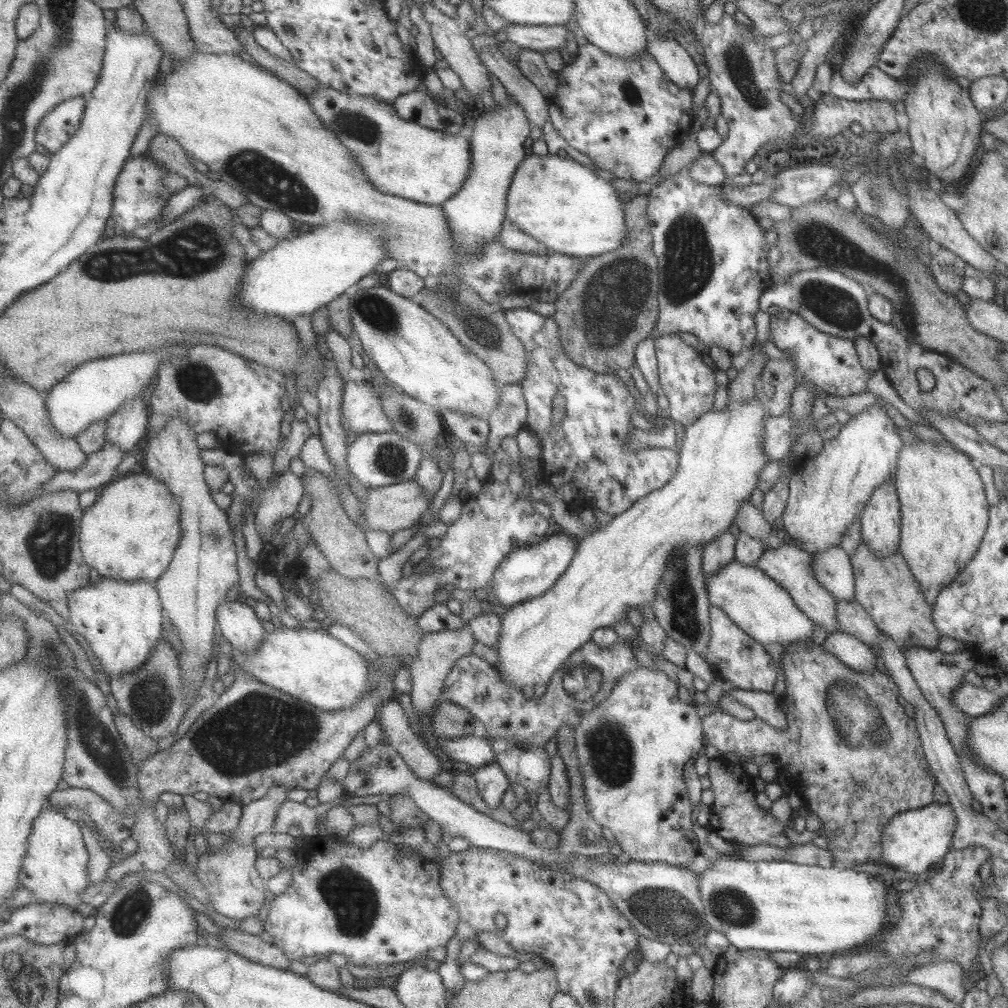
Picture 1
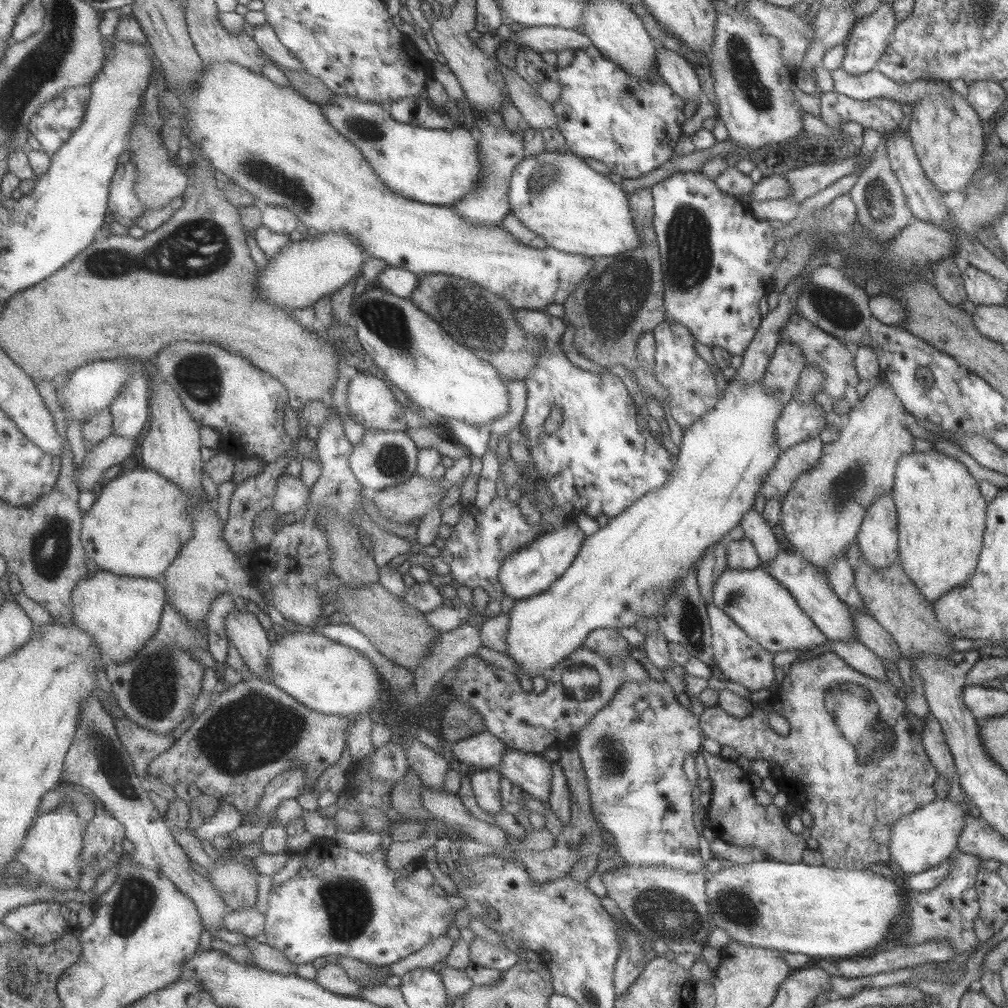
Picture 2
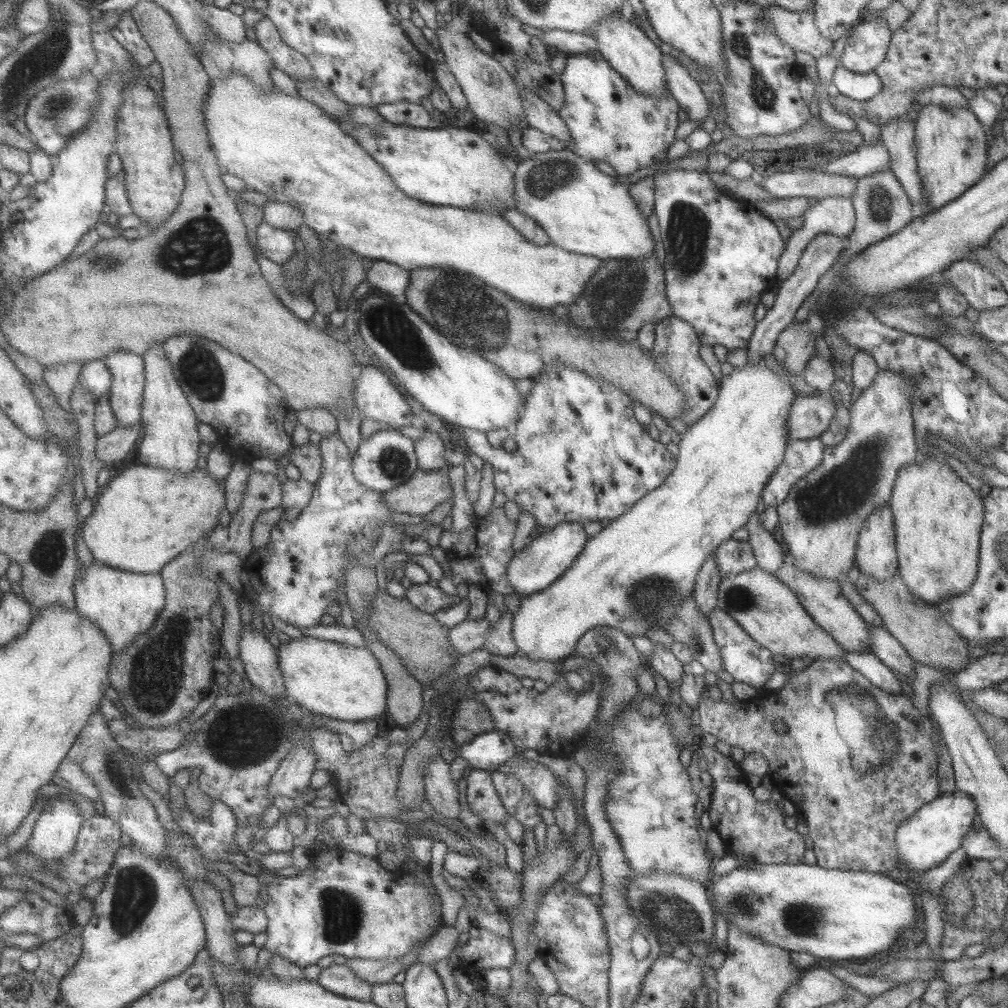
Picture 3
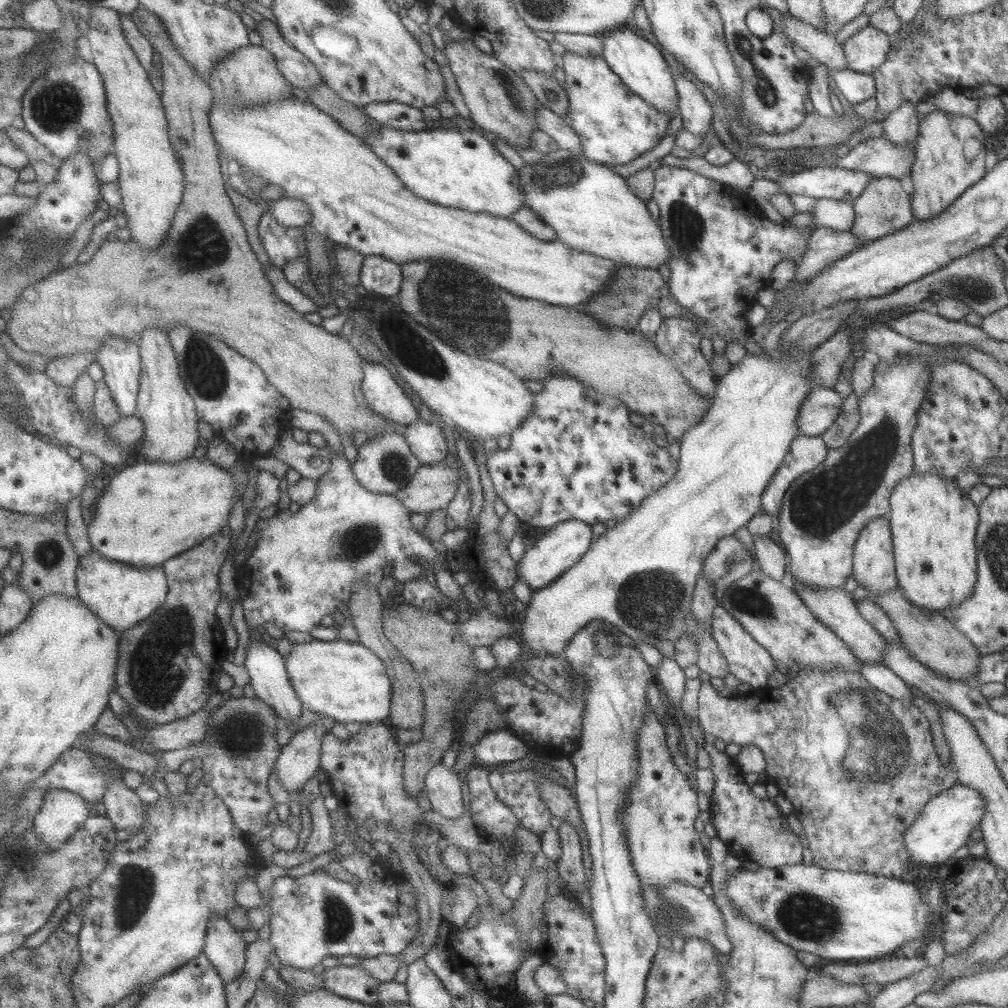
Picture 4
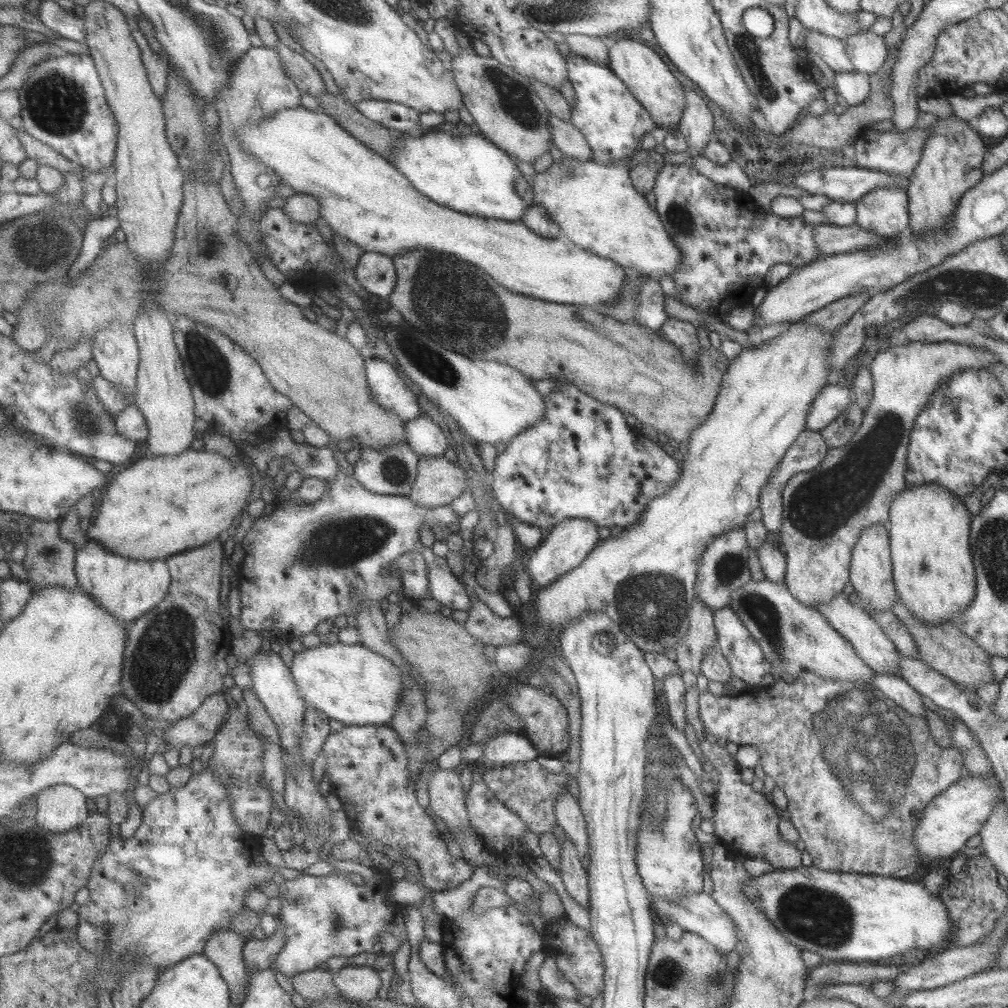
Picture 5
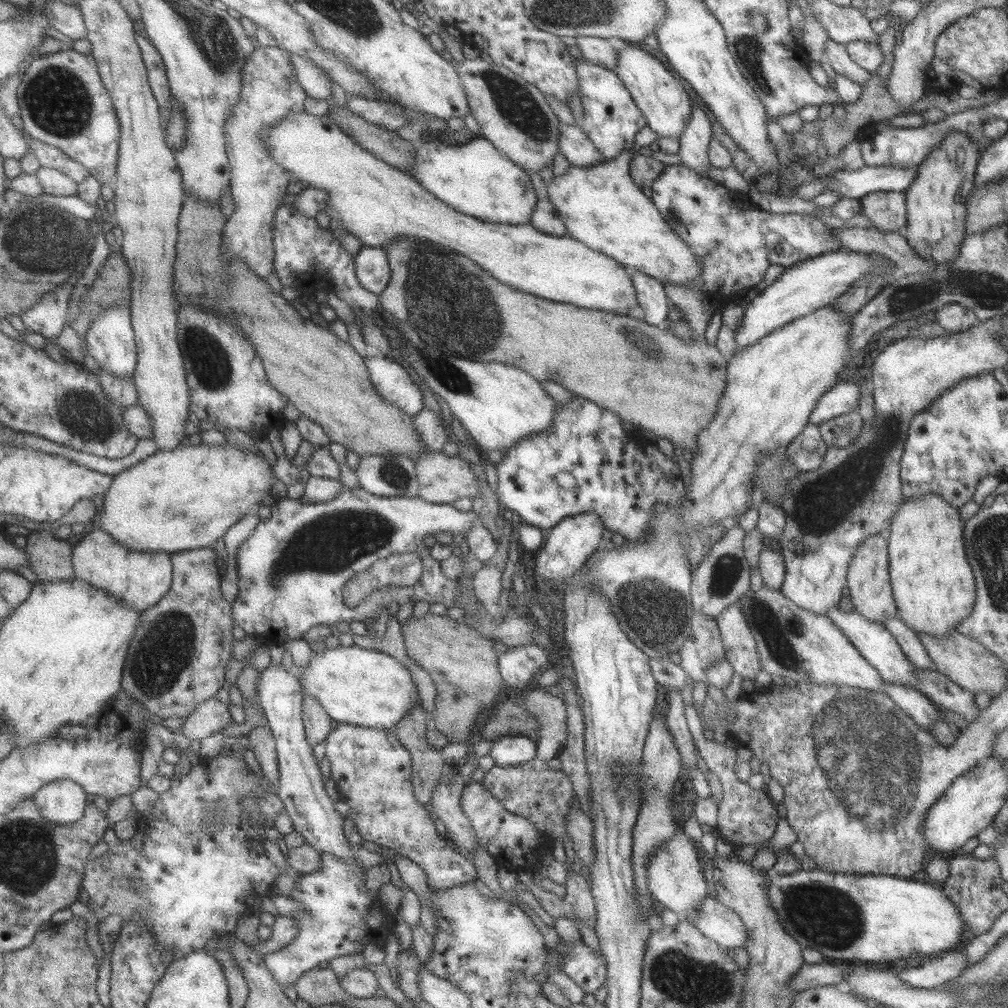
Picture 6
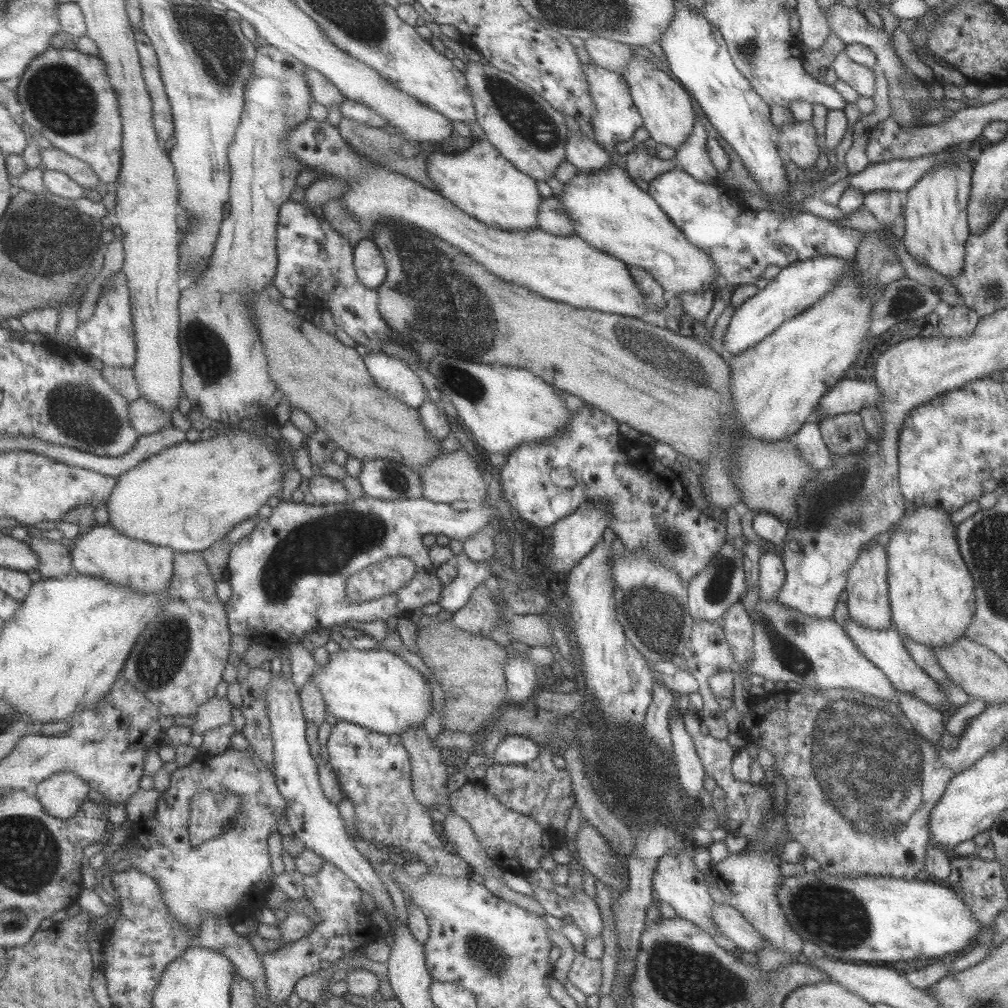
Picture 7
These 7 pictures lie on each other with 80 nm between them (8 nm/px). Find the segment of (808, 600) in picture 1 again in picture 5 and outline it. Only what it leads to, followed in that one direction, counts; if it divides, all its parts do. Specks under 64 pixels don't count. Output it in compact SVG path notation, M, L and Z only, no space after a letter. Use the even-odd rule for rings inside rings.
M843 592L835 595L831 601L819 603L813 607L819 611L822 617L831 624L831 626L854 648L857 656L877 674L892 674L893 676L900 676L899 659L900 654L896 651L895 645L889 640L889 637L881 630L881 627L873 620L863 609L857 604L850 602L850 599Z

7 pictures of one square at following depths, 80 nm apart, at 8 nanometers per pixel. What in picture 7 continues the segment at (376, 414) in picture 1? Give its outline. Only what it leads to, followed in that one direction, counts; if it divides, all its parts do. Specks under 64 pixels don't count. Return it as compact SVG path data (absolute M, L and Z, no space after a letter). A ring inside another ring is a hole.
M368 353L365 356L366 366L378 383L379 387L387 390L393 398L419 410L428 399L428 393L415 372L404 360L397 360L384 353Z

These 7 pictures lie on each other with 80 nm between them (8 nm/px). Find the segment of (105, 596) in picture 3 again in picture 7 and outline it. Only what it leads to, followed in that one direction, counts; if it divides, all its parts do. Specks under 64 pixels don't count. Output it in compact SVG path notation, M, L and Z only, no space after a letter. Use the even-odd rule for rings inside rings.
M97 524L80 537L72 548L74 568L81 574L103 577L119 586L131 587L143 596L160 593L171 584L174 577L176 550L168 546L157 546L121 534L109 524Z

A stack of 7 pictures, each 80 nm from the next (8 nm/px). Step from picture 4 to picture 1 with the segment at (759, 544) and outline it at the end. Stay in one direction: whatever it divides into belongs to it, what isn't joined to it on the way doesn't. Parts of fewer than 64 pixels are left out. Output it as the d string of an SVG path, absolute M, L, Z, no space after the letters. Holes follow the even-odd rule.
M749 500L739 505L733 522L738 526L741 533L745 533L751 538L756 538L763 543L764 550L769 550L769 534L771 532L770 524L763 518L760 508L749 503Z

